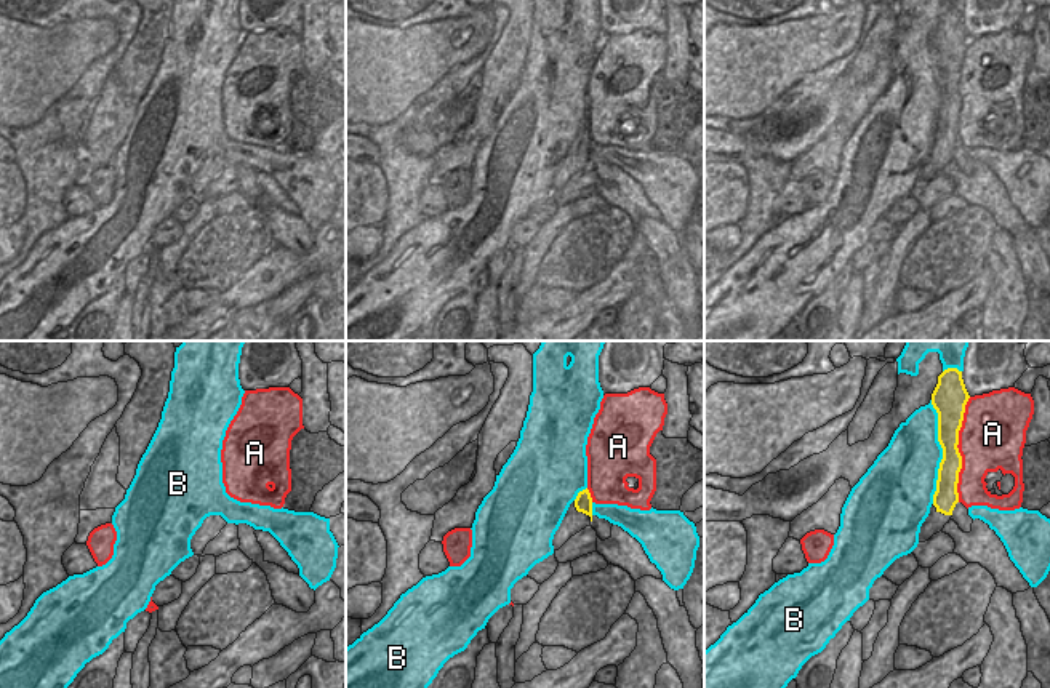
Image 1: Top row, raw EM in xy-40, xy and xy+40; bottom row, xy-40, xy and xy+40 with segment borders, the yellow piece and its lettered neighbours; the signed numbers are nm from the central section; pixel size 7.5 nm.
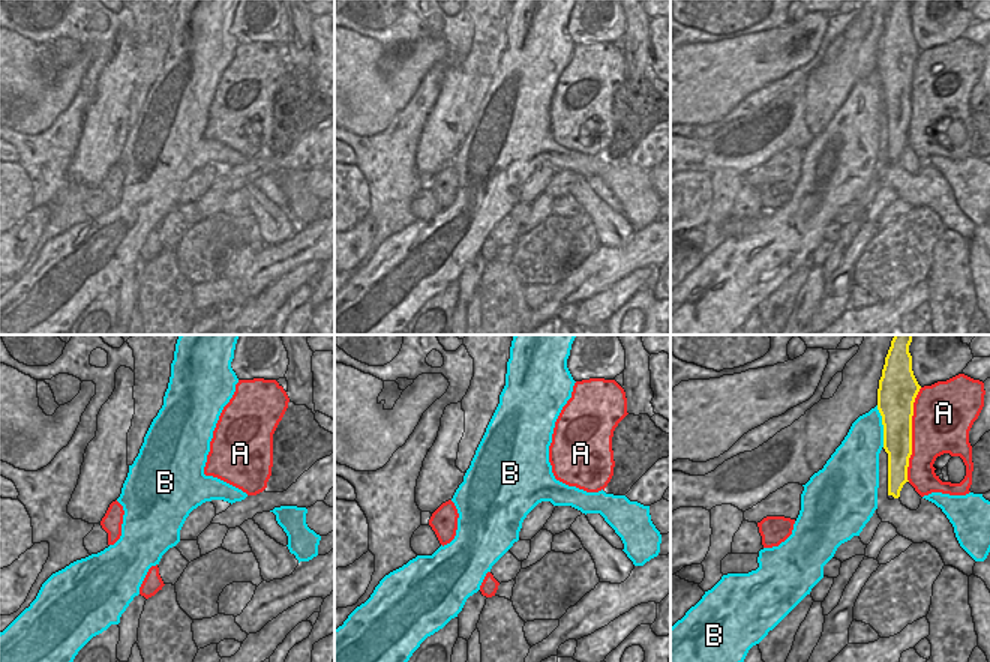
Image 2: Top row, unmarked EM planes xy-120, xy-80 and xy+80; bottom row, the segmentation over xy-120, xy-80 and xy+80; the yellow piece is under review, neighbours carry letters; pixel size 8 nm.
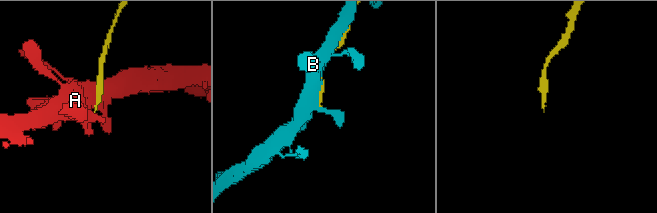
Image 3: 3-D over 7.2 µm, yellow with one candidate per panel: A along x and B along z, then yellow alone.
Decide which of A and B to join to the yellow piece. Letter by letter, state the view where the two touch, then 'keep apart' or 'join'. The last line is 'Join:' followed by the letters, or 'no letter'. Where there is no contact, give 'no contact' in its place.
A: meets yellow in xy+40; keep apart
B: meets yellow in xy+40; keep apart
Join: no letter

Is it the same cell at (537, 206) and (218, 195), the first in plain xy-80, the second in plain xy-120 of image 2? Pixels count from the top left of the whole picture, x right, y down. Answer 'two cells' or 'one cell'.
one cell

